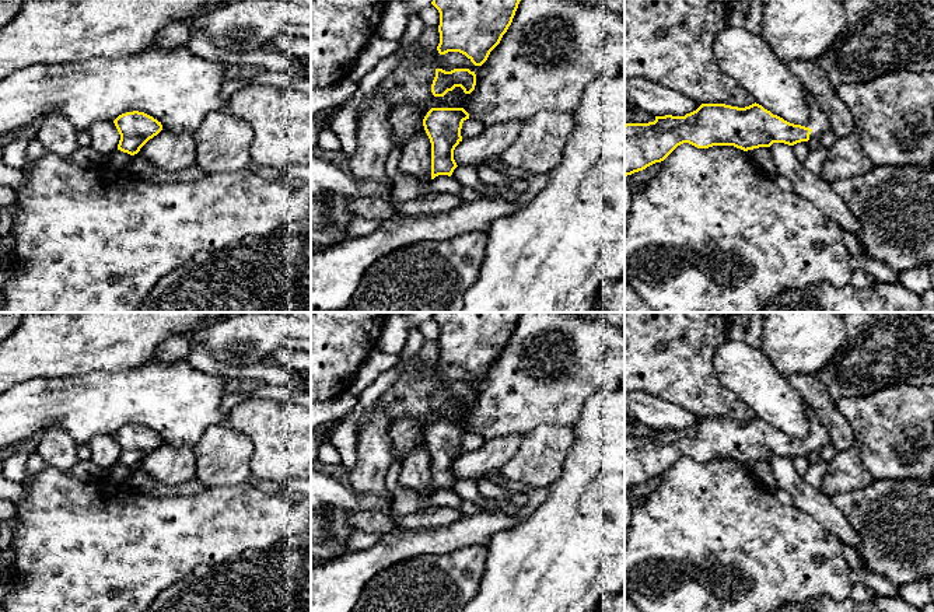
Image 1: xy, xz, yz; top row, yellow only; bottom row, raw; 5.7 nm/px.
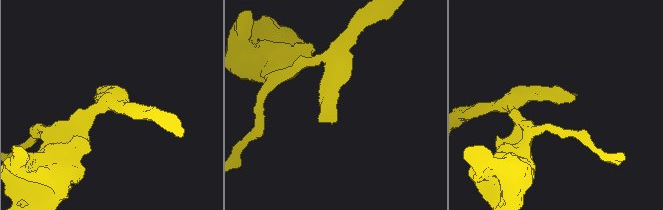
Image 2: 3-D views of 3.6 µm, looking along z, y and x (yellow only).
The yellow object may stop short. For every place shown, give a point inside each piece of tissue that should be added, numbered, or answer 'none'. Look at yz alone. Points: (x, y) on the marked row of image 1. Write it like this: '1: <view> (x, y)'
1: yz (818, 121)

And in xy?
none

